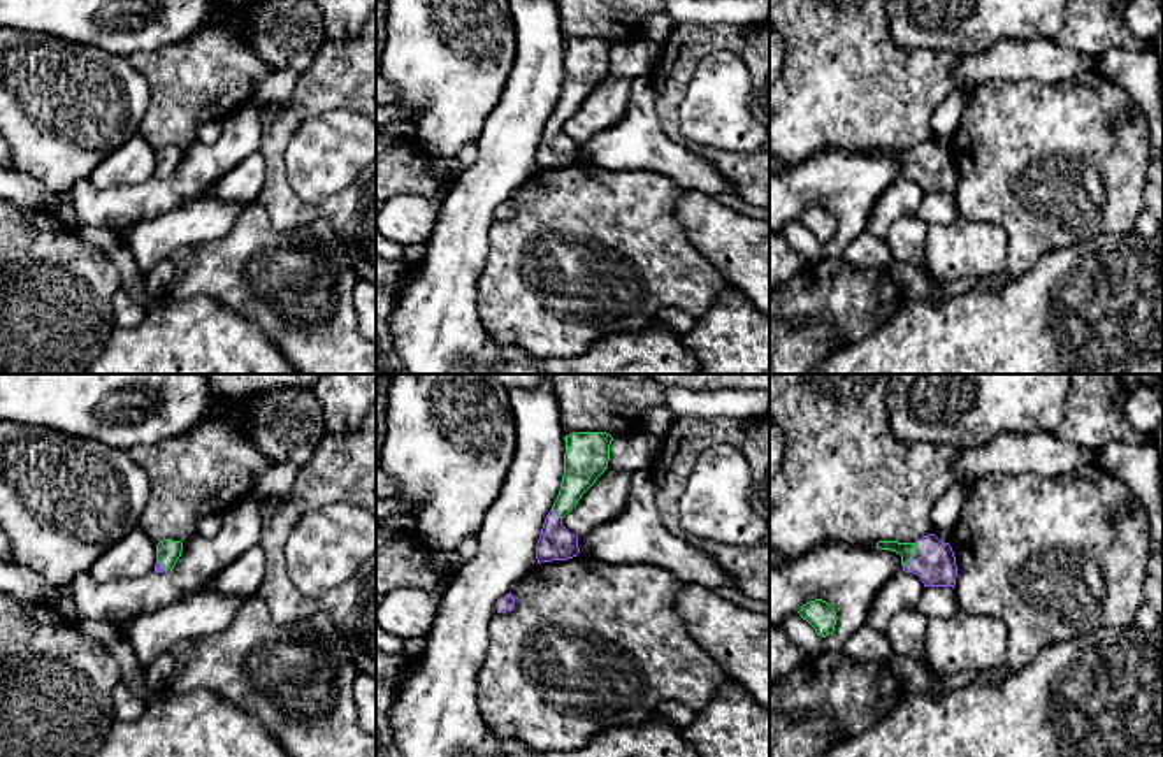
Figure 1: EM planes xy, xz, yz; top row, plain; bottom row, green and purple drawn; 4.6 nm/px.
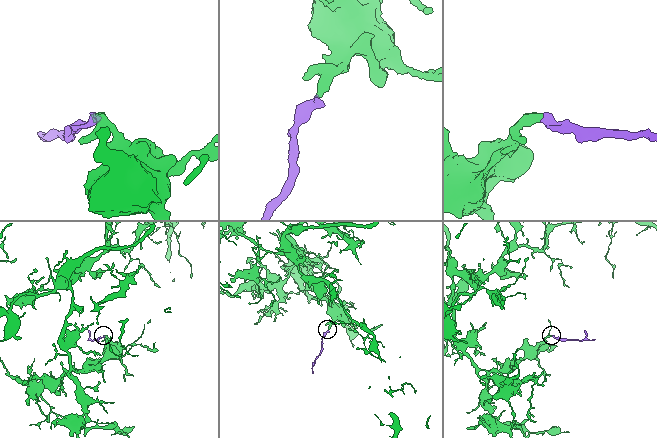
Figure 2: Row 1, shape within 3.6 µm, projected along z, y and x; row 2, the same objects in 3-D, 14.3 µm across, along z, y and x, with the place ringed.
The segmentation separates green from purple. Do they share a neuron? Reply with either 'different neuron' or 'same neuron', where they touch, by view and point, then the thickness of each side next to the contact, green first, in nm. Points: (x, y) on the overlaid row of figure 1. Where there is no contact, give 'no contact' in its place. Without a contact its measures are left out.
same neuron | yz (914, 554) | 80/190 nm

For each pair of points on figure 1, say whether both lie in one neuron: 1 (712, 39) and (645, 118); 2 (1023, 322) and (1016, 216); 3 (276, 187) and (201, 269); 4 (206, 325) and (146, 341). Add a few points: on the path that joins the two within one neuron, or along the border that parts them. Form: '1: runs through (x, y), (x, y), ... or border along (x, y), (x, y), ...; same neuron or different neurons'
1: border along (649, 74), (659, 125), (677, 143); different neurons
2: border along (1051, 250), (1023, 274), (1011, 278); different neurons
3: border along (257, 201), (276, 230), (294, 227); different neurons
4: runs through (192, 339), (160, 341); same neuron

